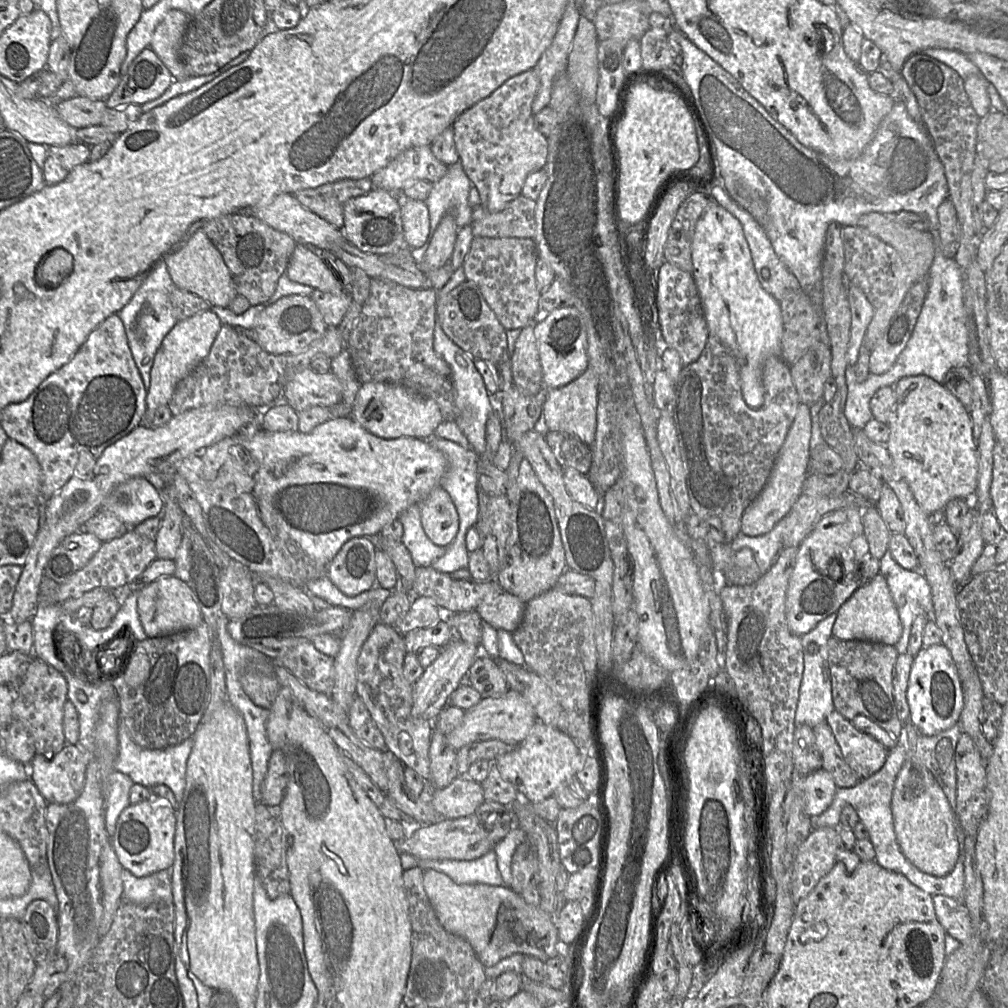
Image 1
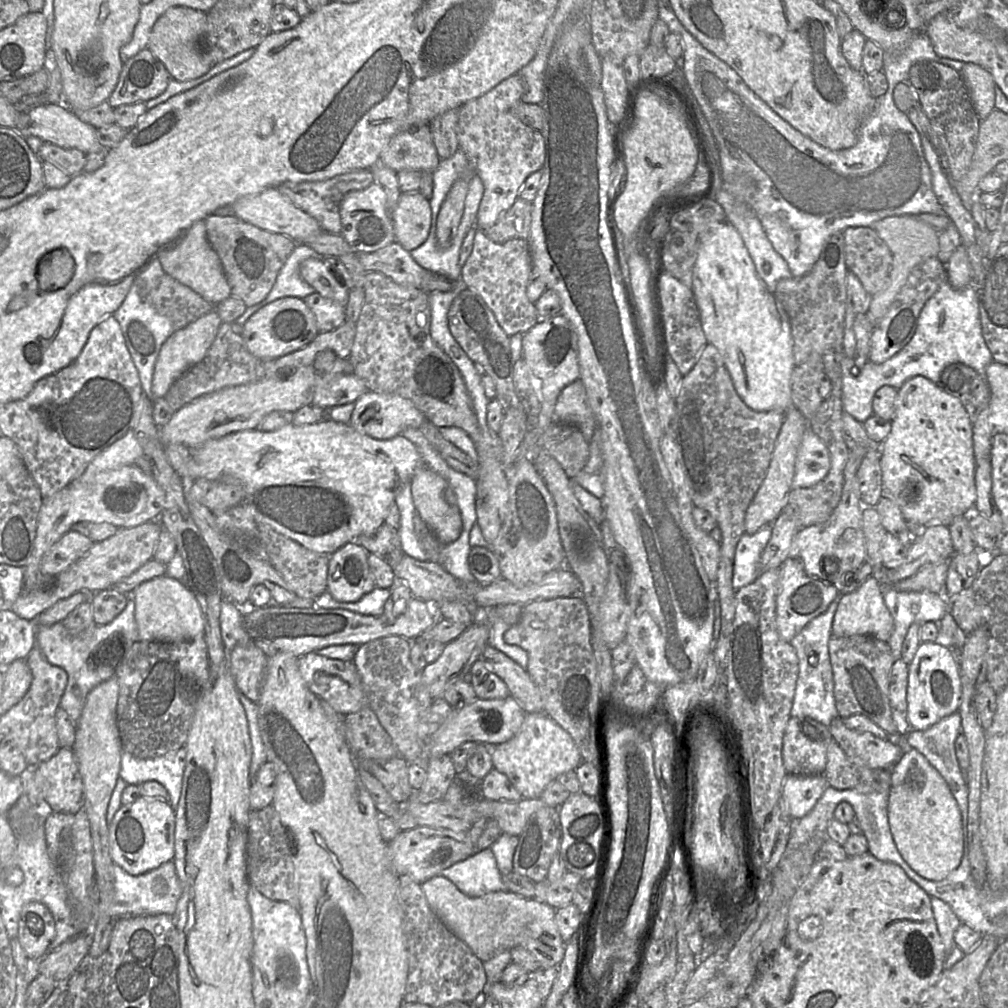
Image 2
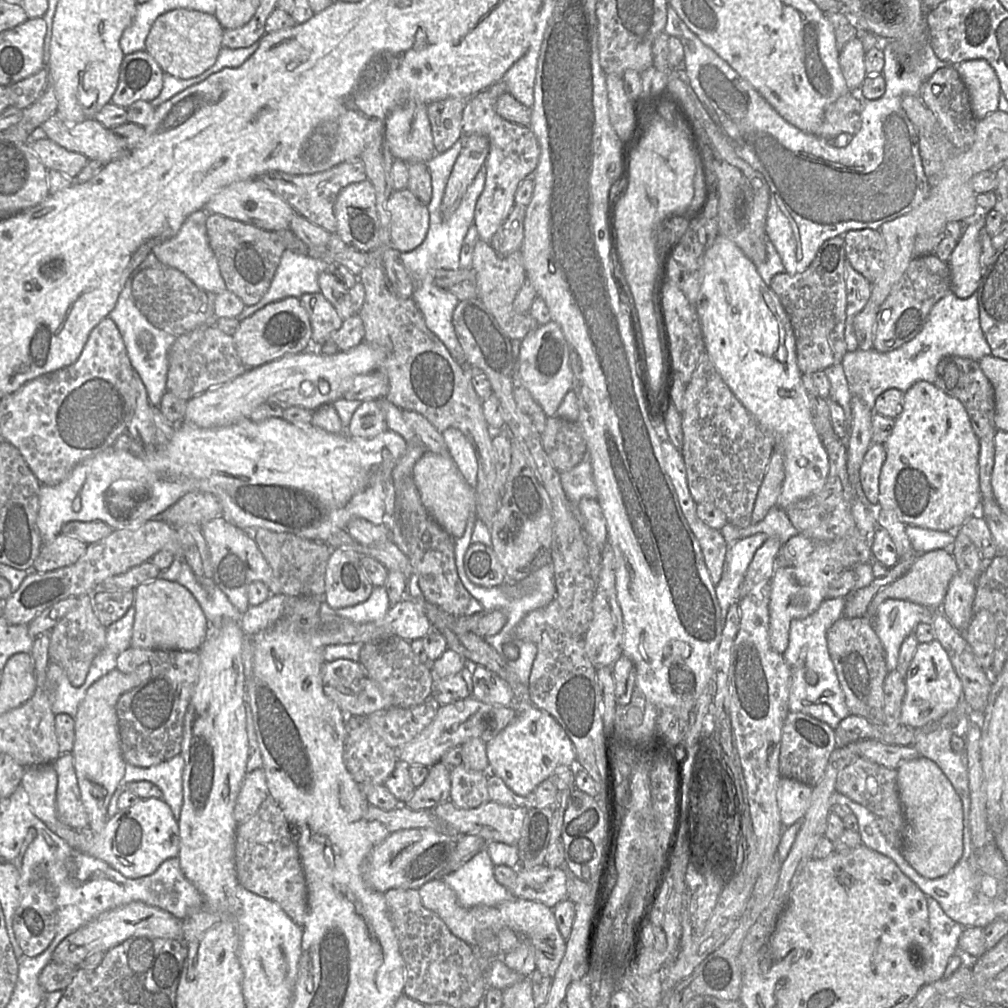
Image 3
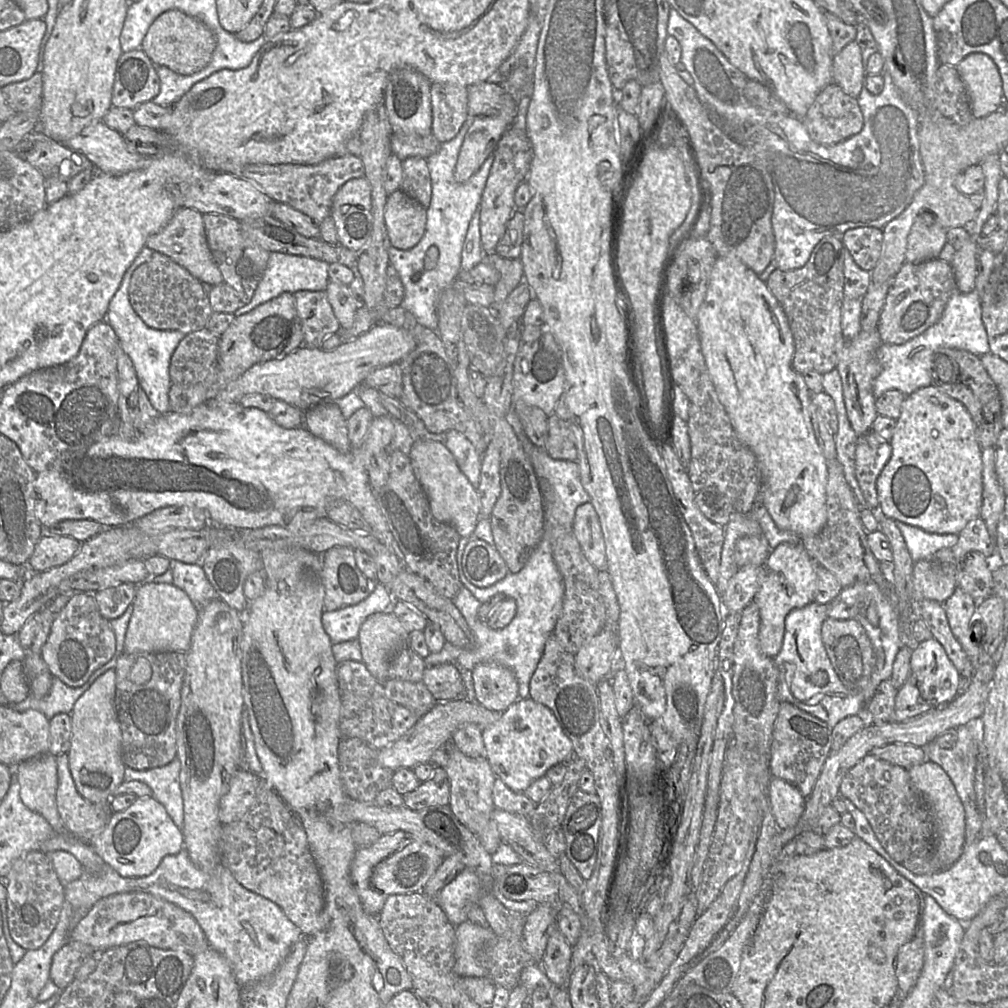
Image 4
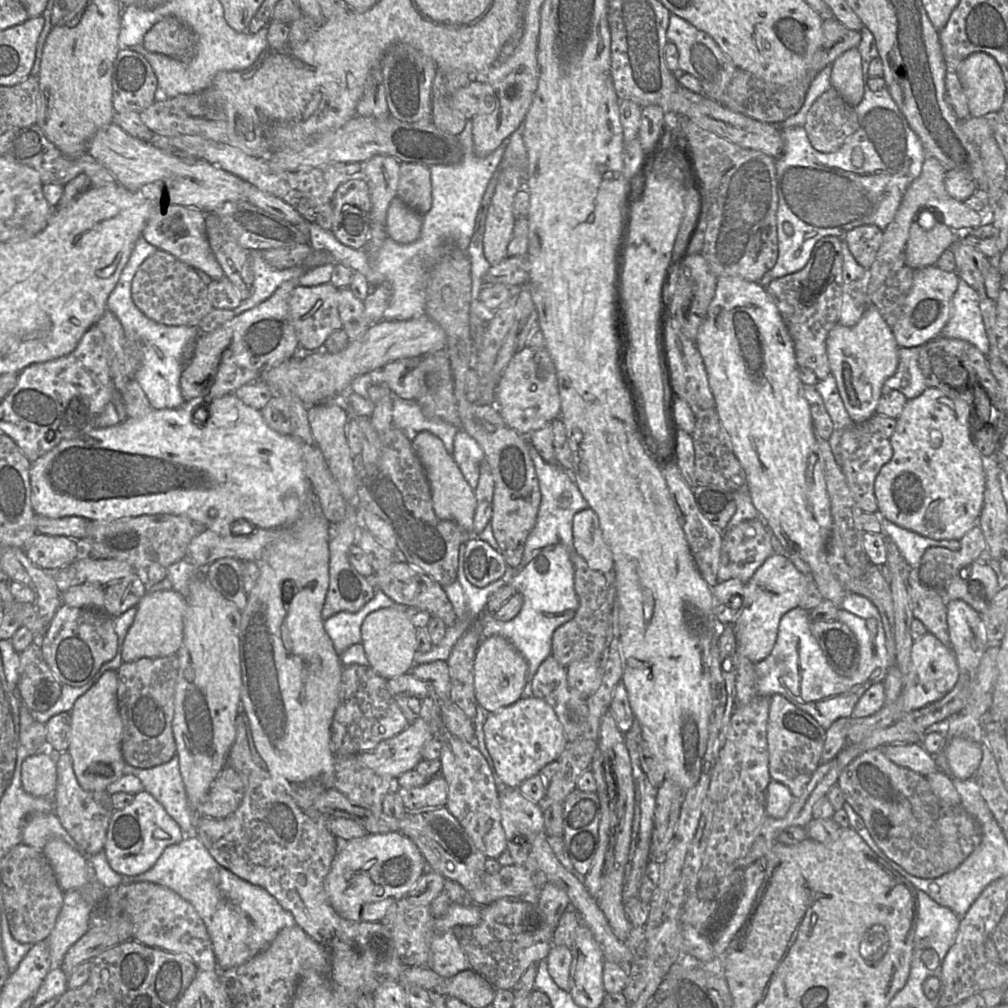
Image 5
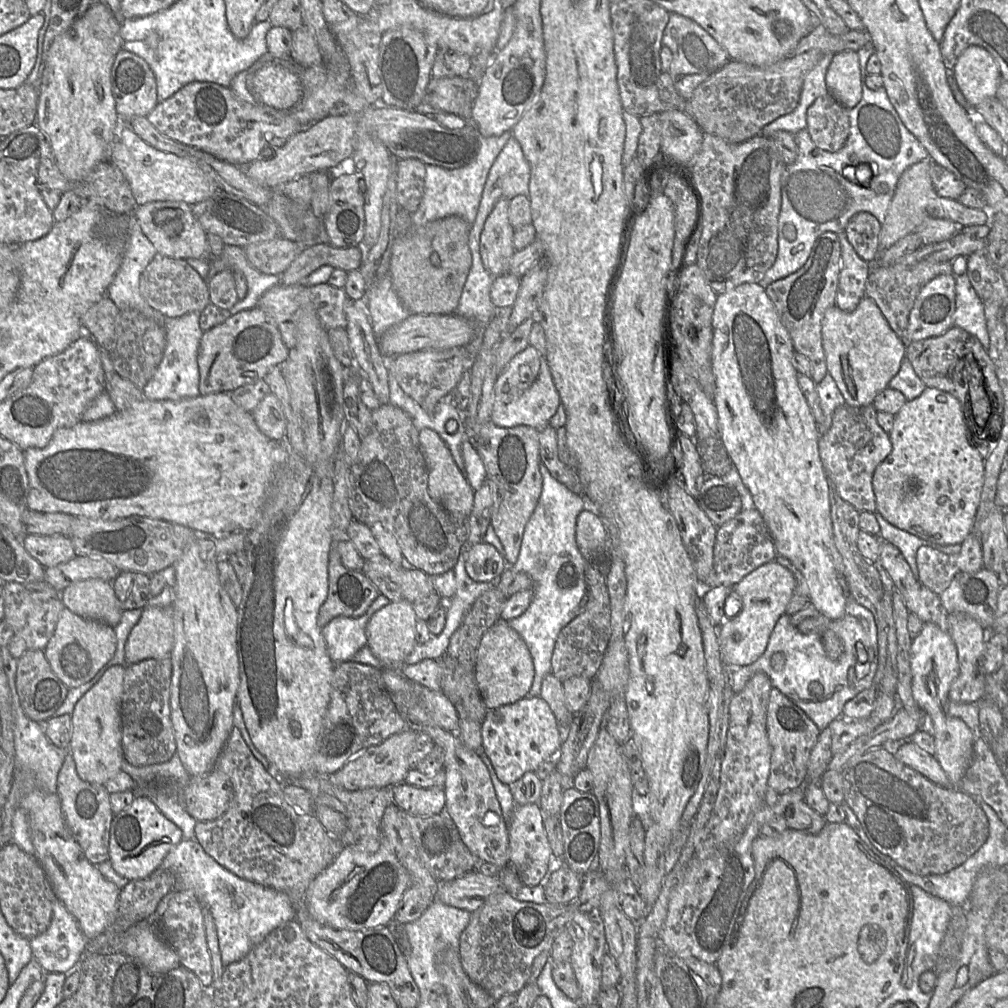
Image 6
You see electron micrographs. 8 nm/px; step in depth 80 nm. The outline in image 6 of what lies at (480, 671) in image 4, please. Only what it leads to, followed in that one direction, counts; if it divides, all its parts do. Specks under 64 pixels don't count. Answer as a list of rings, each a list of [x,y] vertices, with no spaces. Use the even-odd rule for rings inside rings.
[[[500,618],[482,637],[475,657],[475,679],[484,705],[490,710],[524,698],[534,675],[533,660],[525,641]]]

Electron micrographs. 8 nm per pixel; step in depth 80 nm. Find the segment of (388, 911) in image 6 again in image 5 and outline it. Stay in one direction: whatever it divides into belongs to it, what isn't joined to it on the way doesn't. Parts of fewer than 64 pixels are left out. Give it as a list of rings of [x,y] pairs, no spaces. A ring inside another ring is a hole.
[[[399,831],[370,833],[340,842],[325,880],[325,890],[334,910],[347,920],[381,922],[389,907],[405,897],[428,870],[419,848]]]

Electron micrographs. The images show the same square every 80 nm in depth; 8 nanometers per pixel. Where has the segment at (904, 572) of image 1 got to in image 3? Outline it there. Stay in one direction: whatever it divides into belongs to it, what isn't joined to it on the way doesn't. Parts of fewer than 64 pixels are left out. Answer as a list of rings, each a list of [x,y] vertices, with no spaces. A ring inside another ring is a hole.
[[[891,598],[884,600],[878,606],[876,615],[870,620],[870,623],[883,646],[888,672],[896,669],[900,647],[905,638],[912,634],[919,623],[930,623],[936,610],[941,611],[941,608],[930,609],[907,600]]]

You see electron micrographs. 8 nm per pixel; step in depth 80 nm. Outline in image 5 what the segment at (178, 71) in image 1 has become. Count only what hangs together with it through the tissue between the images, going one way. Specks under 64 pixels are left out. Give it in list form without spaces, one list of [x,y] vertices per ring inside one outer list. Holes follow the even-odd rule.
[[[166,17],[145,34],[142,45],[149,52],[185,62],[195,54],[196,36],[178,19]]]

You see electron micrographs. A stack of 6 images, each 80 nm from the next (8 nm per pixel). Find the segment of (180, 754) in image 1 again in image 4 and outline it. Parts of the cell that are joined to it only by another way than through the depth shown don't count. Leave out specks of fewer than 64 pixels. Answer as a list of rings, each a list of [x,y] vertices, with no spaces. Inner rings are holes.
[[[178,757],[165,766],[148,770],[125,768],[125,781],[141,781],[152,790],[152,796],[166,809],[175,824],[182,830],[184,802],[180,784],[181,763]]]

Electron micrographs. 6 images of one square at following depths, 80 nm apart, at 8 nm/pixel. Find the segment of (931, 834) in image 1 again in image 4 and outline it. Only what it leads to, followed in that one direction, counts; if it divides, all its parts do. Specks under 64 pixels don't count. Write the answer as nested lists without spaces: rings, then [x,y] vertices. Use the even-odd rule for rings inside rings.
[[[926,760],[908,770],[910,781],[922,796],[933,820],[934,854],[940,870],[949,869],[962,855],[965,842],[964,807],[947,773],[936,763]]]

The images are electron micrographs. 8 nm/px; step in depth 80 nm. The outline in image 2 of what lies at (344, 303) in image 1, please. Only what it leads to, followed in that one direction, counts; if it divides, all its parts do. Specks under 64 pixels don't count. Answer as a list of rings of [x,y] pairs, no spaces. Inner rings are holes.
[[[314,292],[303,299],[314,315],[318,333],[332,331],[345,322],[345,307]]]

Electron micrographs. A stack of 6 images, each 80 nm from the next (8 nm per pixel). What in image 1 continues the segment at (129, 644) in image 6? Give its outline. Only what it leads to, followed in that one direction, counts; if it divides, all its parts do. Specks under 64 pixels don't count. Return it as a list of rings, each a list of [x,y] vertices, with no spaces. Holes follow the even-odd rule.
[[[174,575],[157,579],[138,592],[137,608],[148,638],[167,636],[182,630],[193,629],[202,621],[202,613],[188,585]]]

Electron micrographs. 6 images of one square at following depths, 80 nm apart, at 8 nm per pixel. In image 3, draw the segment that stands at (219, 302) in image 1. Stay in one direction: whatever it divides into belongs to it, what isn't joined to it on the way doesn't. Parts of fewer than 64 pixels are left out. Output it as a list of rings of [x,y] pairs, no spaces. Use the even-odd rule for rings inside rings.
[[[204,209],[193,212],[173,238],[155,246],[152,252],[163,265],[179,270],[205,293],[217,295],[227,288],[220,273],[218,260],[209,245],[206,231],[207,216],[208,213]]]

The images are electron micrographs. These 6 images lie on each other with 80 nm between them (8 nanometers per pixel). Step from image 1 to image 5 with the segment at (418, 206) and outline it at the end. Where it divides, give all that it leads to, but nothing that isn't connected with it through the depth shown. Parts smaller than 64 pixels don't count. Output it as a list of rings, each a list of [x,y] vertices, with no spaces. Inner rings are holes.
[[[395,197],[387,210],[386,232],[400,244],[414,242],[420,235],[423,215]]]

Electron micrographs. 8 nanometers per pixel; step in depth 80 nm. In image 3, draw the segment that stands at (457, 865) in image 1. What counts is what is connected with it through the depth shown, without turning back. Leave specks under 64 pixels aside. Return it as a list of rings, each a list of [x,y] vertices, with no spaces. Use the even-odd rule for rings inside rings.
[[[484,848],[443,879],[455,891],[463,907],[496,906],[515,897],[496,880],[494,867],[487,849]]]

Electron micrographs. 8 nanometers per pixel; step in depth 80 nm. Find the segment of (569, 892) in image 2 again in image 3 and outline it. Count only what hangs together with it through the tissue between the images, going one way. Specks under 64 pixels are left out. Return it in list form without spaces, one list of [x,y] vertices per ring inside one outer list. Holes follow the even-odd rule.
[[[544,864],[533,869],[525,870],[517,867],[517,878],[509,889],[513,897],[533,900],[554,908],[566,899],[567,874],[563,868],[552,868]]]

